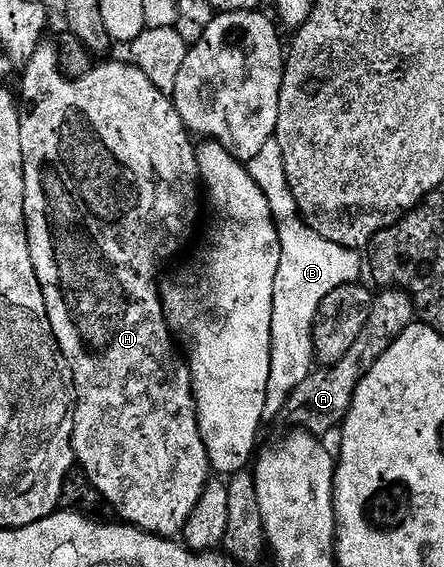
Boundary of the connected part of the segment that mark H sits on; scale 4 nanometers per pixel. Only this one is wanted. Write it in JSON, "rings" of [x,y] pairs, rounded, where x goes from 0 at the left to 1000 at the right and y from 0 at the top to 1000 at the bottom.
{"rings":[[[90,76],[52,116],[54,138],[45,143],[43,176],[56,178],[45,201],[45,243],[50,245],[50,309],[54,310],[54,384],[68,429],[68,457],[77,464],[77,485],[95,506],[104,534],[108,578],[115,580],[140,626],[153,635],[162,667],[171,677],[171,723],[162,795],[173,822],[198,840],[198,850],[225,869],[236,885],[252,889],[268,917],[300,926],[349,947],[394,949],[412,942],[414,924],[428,915],[455,866],[473,847],[468,797],[441,744],[441,705],[432,695],[432,654],[421,635],[401,621],[385,580],[369,563],[369,541],[356,522],[351,480],[403,443],[432,418],[441,397],[441,367],[455,362],[455,321],[441,286],[441,256],[423,228],[410,217],[381,166],[347,153],[320,125],[300,115],[259,104],[245,115],[218,113],[189,136],[155,143],[135,129],[128,81]]]}

